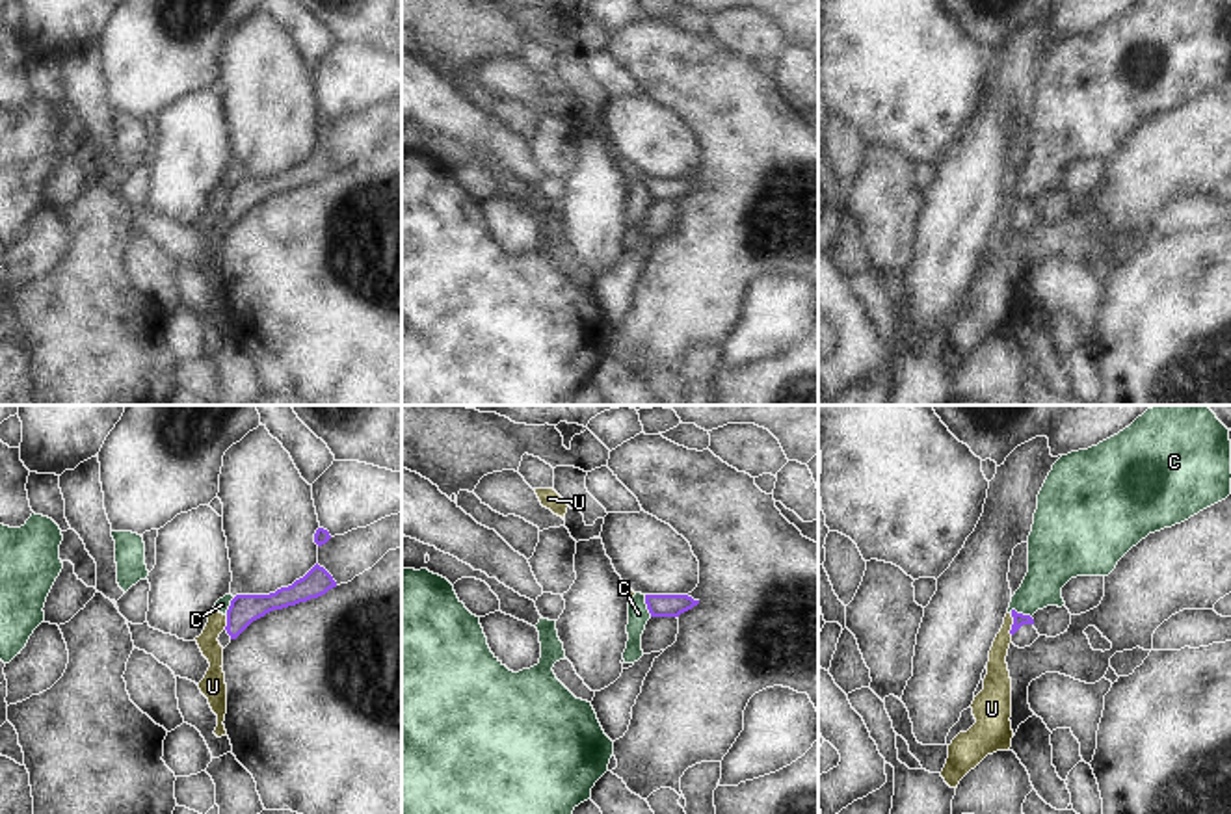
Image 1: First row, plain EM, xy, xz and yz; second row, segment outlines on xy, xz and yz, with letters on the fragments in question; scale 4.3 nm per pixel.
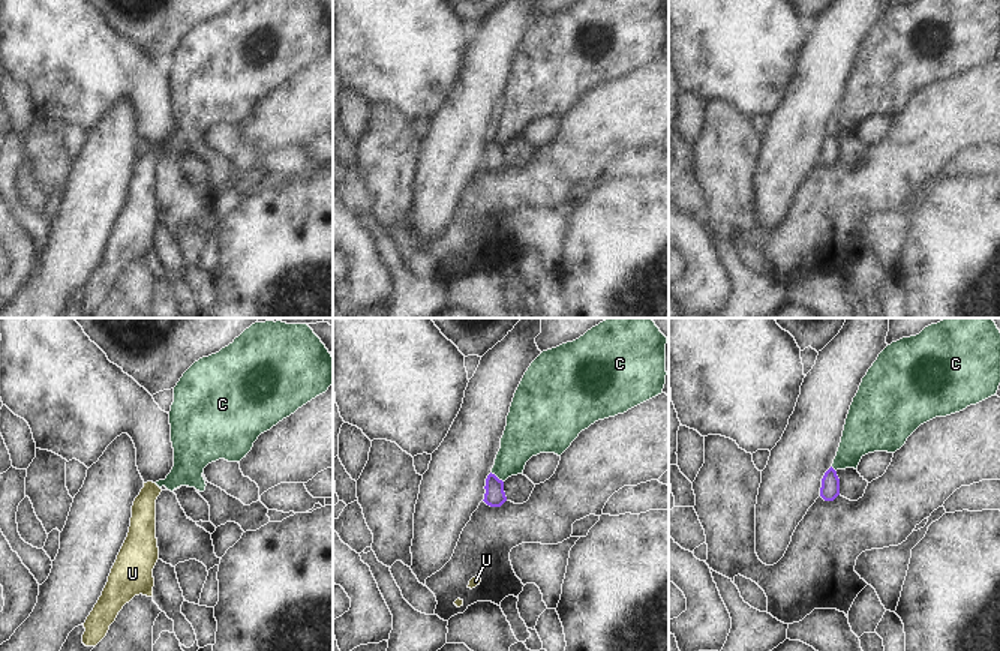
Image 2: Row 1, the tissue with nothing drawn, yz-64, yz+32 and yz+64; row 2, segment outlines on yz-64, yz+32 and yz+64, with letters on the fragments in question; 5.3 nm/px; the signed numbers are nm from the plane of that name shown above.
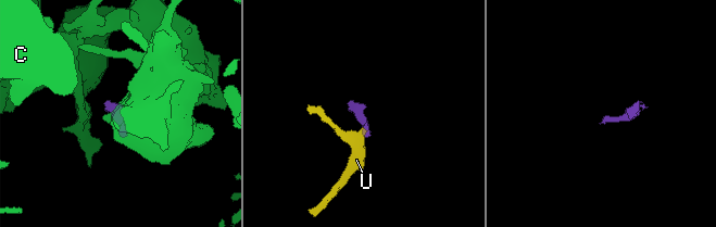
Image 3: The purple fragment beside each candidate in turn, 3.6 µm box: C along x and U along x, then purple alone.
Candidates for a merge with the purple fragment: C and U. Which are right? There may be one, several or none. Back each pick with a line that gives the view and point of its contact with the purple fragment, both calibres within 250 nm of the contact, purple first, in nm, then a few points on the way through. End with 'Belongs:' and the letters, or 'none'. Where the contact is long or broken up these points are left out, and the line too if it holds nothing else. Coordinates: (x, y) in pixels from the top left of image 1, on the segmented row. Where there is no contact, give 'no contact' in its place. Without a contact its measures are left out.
Belongs: none

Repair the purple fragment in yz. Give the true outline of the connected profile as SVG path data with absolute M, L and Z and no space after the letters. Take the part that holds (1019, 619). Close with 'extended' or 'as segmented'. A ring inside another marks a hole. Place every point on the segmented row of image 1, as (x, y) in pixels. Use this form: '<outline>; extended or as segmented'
M1012 610L1012 617L1012 643L1019 649L1030 647L1039 637L1034 628L1034 619L1030 615L1017 613L1015 610Z; extended

